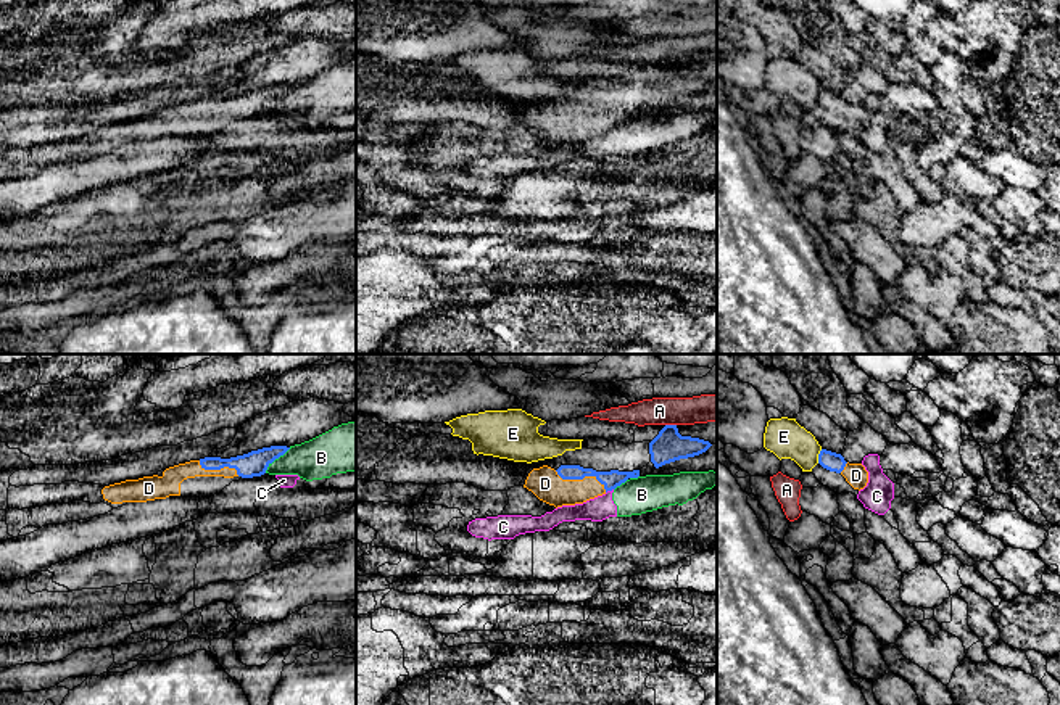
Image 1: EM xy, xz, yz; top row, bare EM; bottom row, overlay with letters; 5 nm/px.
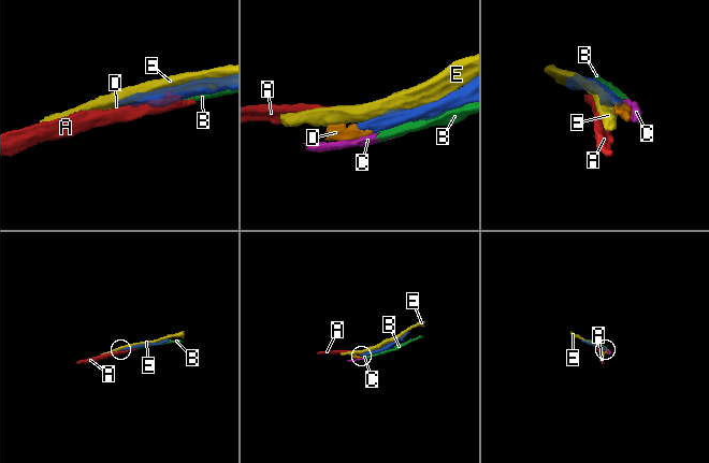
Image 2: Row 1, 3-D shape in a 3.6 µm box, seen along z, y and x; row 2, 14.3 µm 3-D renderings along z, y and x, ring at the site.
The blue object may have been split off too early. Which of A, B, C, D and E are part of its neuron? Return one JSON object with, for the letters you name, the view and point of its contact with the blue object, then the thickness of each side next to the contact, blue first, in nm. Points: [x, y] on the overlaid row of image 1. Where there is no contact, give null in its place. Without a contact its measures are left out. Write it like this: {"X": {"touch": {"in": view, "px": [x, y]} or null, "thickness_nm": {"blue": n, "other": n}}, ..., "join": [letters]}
{"D": {"touch": {"in": "xz", "px": [582, 478]}, "thickness_nm": {"blue": 90, "other": 160}}, "join": ["D"]}

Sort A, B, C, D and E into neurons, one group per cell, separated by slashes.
A / B C / D / E

